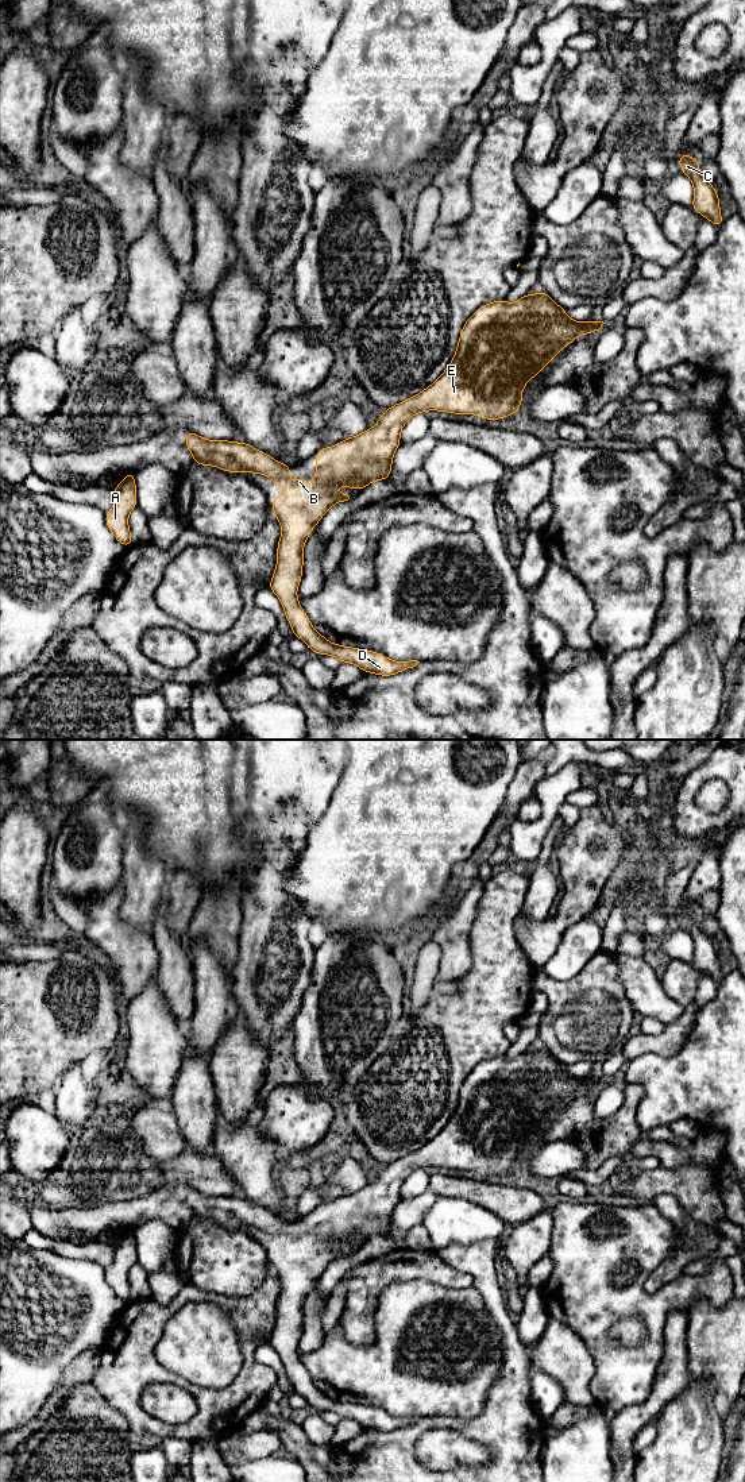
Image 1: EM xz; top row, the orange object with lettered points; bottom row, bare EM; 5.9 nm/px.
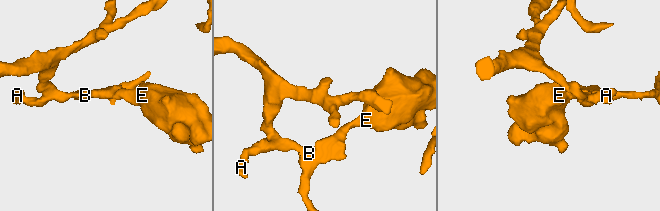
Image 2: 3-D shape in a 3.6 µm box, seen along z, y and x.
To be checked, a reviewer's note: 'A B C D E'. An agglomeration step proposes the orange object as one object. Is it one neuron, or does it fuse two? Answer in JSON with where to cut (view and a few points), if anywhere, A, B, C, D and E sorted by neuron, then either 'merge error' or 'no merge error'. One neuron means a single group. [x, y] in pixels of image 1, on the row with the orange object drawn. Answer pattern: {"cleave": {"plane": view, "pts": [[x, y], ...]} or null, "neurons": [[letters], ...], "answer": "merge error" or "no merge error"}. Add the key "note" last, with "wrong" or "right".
{"cleave": null, "neurons": [["A", "B", "C", "D", "E"]], "answer": "no merge error", "note": "right"}

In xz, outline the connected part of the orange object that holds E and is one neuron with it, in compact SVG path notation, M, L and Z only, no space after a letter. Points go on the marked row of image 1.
M543 289L539 294L528 293L518 298L513 304L507 304L505 298L479 306L475 313L464 323L456 352L445 368L445 371L426 389L408 398L399 404L390 406L383 414L379 416L375 427L359 433L354 437L347 437L339 441L335 447L320 448L316 452L316 476L309 483L309 491L305 491L304 476L294 478L294 493L290 494L286 490L275 497L271 502L273 513L281 524L282 532L277 547L277 567L271 576L269 588L279 598L285 611L285 617L289 621L293 636L305 641L306 648L317 655L331 655L343 663L351 663L358 665L363 672L375 674L381 676L393 676L402 671L416 667L420 661L394 661L382 653L368 649L359 649L352 647L343 647L332 644L324 636L314 630L310 620L304 609L300 606L297 598L297 588L302 578L304 545L312 532L319 524L323 516L336 503L348 501L350 497L343 493L335 493L332 487L346 486L356 490L363 490L374 481L386 481L391 472L393 456L395 449L401 445L399 435L406 421L414 414L428 410L439 410L453 414L475 414L485 420L499 420L520 412L520 405L524 401L521 393L528 381L533 377L539 377L541 370L568 344L571 344L579 335L590 335L599 331L603 321L575 321L565 314L565 309L559 306Z

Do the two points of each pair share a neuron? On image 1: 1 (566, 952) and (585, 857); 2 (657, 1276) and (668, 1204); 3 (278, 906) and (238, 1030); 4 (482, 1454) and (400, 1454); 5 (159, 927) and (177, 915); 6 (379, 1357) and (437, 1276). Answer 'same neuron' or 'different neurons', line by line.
1: different neurons
2: same neuron
3: different neurons
4: different neurons
5: different neurons
6: different neurons

